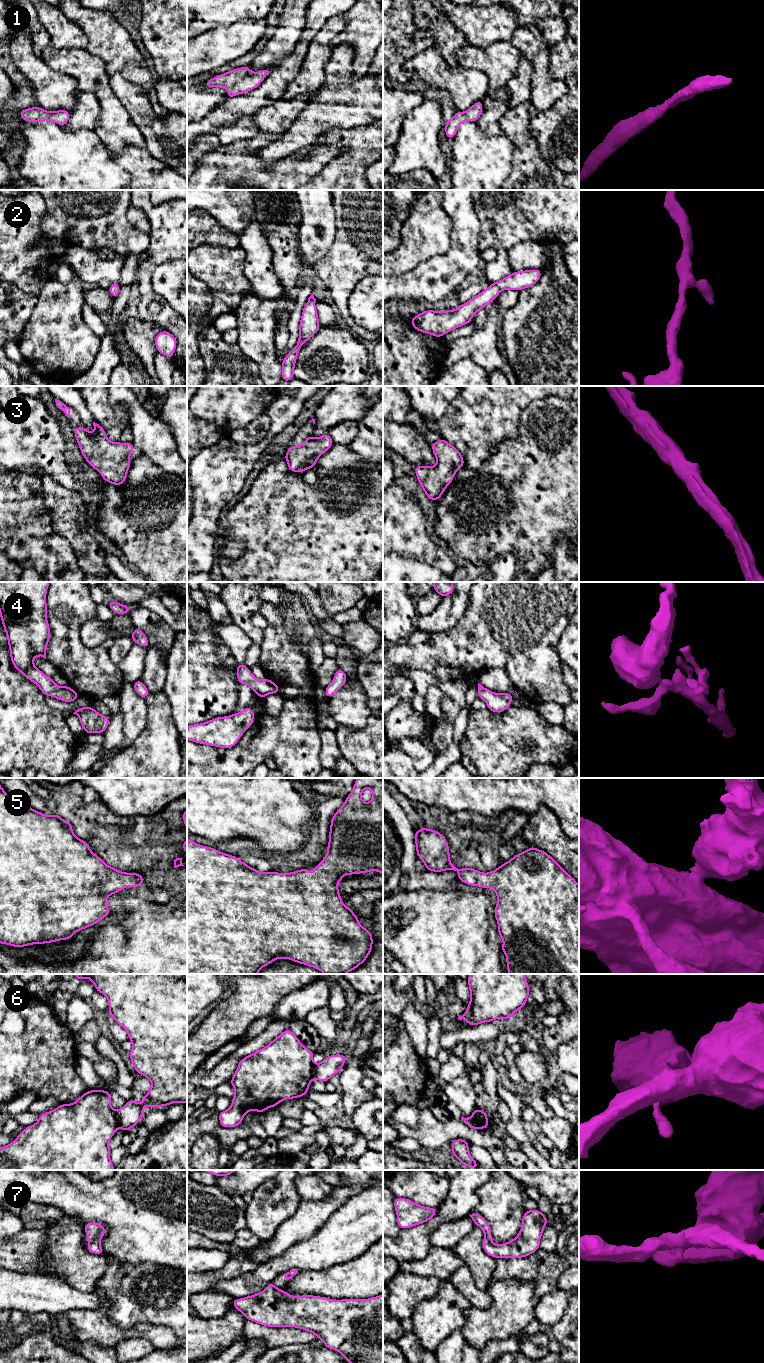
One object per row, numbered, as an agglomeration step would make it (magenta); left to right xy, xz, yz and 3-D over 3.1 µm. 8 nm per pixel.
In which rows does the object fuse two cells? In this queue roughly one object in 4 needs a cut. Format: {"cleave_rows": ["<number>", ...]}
{"cleave_rows": ["6"]}

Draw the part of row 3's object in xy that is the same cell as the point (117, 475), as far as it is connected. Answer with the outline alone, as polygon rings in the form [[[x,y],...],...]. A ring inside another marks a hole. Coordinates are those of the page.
[[[93,422],[94,432],[90,433],[85,427],[74,427],[77,444],[84,459],[98,472],[103,480],[114,485],[123,485],[129,467],[129,460],[134,451],[131,442],[111,442],[103,427]]]

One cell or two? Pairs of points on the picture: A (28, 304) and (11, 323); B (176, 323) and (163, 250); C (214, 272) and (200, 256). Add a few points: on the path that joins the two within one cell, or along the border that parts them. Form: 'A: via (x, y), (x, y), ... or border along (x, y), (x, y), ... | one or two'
A: via (24, 309), (15, 318) | one
B: via (164, 304), (146, 288), (146, 269) | one
C: via (212, 268), (204, 260) | one

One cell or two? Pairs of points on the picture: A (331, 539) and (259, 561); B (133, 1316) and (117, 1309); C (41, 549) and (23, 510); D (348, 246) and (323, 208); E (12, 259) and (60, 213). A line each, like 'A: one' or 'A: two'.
A: one
B: one
C: one
D: two
E: two

